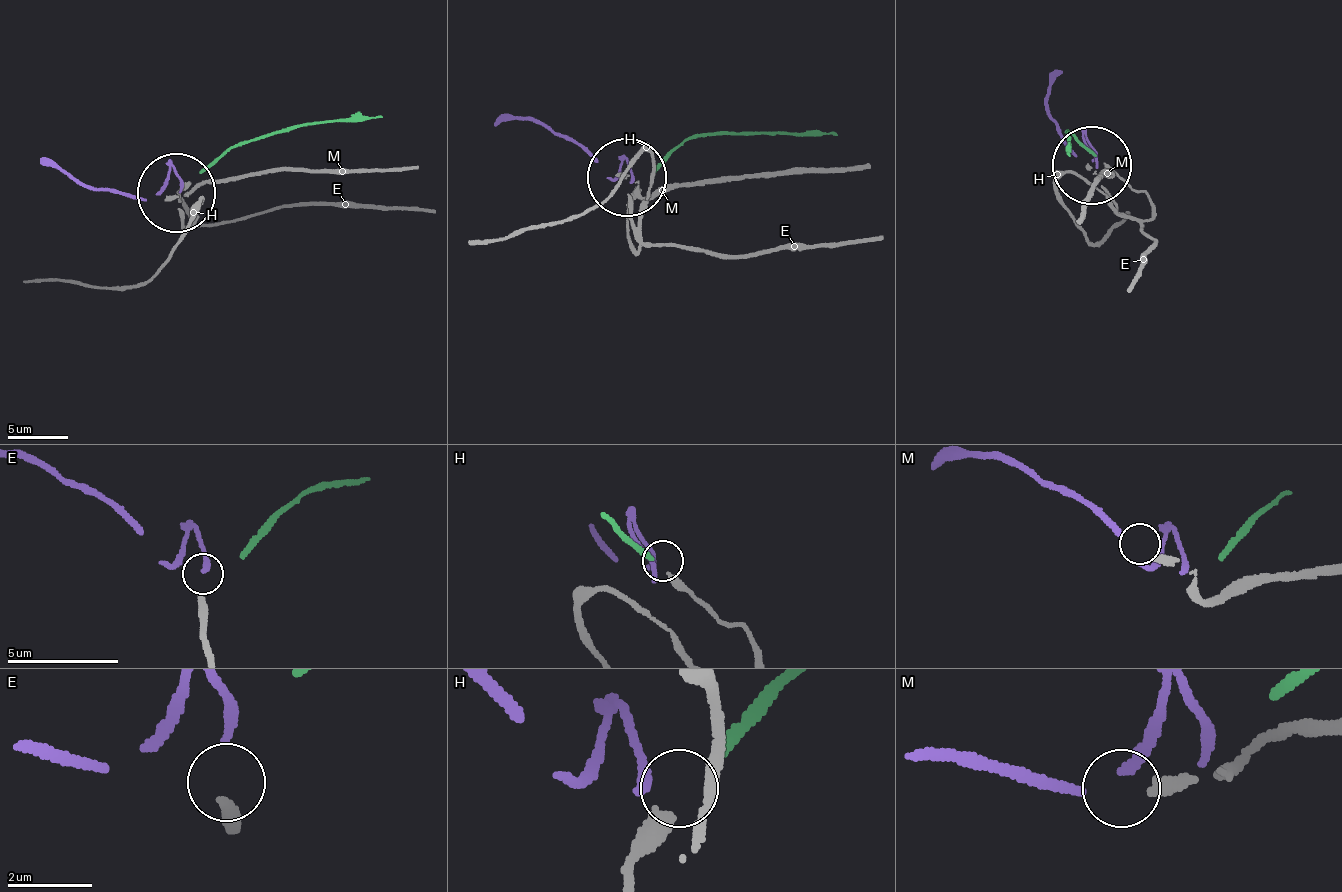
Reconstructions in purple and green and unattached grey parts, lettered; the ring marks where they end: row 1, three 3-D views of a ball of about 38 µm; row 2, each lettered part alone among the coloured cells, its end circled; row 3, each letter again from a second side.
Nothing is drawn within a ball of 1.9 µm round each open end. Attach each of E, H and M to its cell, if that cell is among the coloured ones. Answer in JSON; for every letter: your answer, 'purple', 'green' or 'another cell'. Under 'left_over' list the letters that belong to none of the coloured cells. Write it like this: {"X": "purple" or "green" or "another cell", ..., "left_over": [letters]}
{"E": "purple", "H": "green", "M": "another cell", "left_over": ["M"]}

